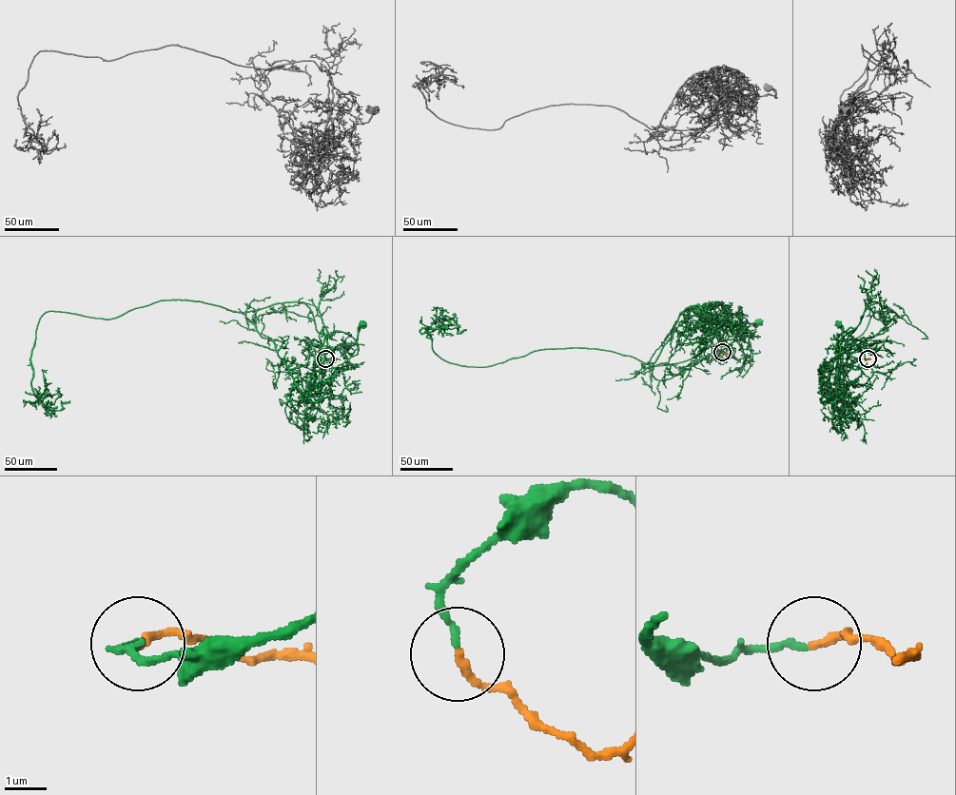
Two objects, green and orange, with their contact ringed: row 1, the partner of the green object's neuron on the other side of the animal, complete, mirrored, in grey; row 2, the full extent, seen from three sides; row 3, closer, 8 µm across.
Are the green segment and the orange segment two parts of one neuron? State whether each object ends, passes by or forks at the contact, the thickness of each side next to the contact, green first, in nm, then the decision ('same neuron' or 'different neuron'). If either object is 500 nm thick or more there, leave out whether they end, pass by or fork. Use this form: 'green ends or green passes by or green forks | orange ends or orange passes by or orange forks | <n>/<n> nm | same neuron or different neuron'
green ends | orange ends | 130/180 nm | same neuron

